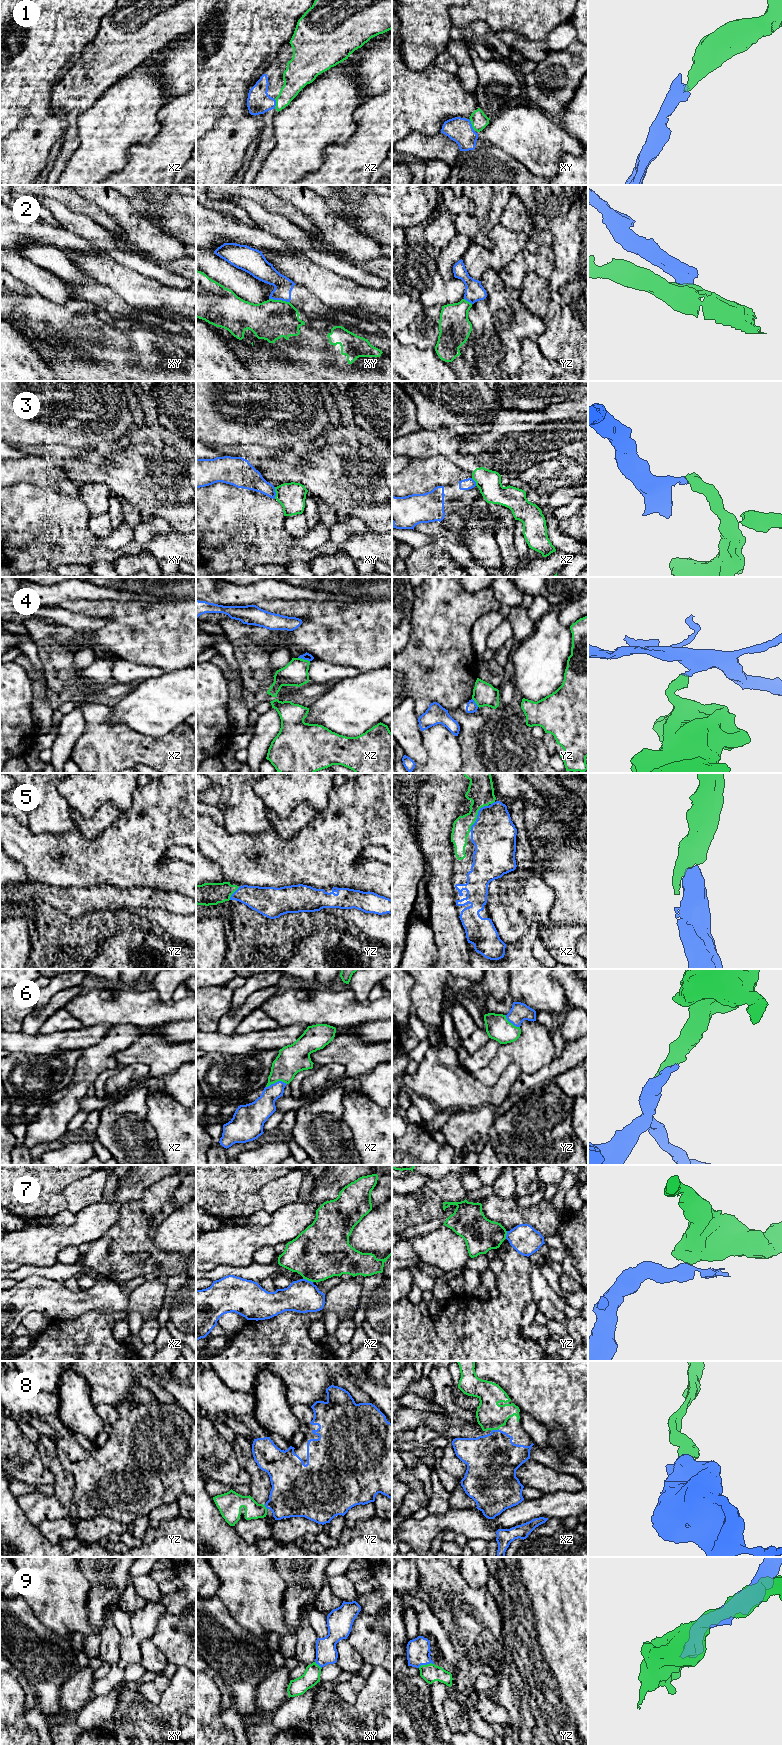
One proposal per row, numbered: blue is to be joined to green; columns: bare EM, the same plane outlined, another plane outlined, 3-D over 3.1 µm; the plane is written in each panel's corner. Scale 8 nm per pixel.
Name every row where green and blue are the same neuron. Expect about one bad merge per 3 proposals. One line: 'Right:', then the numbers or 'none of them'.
Right: 1, 5, 6, 8, 9

